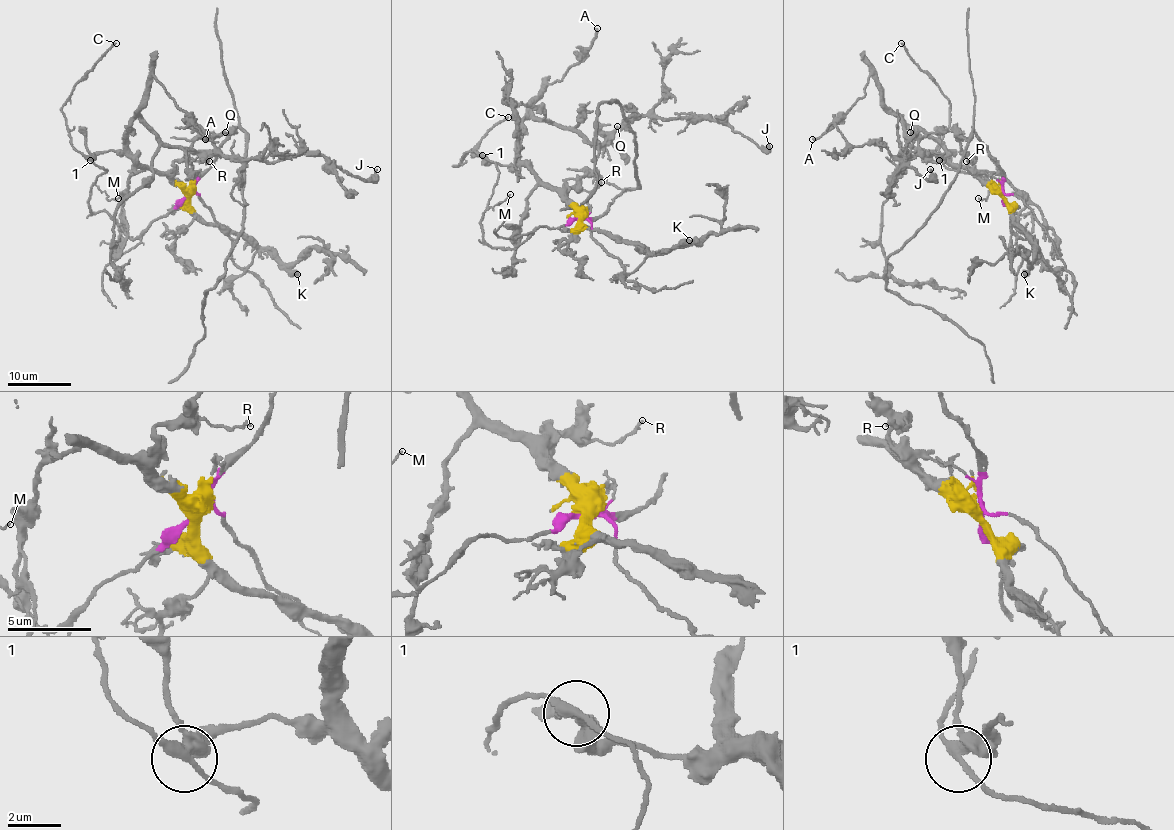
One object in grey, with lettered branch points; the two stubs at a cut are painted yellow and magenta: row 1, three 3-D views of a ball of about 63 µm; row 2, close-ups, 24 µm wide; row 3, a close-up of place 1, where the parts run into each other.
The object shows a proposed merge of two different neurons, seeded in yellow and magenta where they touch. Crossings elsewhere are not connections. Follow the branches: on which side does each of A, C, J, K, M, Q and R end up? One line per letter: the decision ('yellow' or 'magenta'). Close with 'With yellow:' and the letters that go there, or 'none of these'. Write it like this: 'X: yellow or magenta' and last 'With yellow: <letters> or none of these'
A: yellow
C: magenta
J: yellow
K: yellow
M: magenta
Q: yellow
R: yellow
With yellow: A, J, K, Q, R

